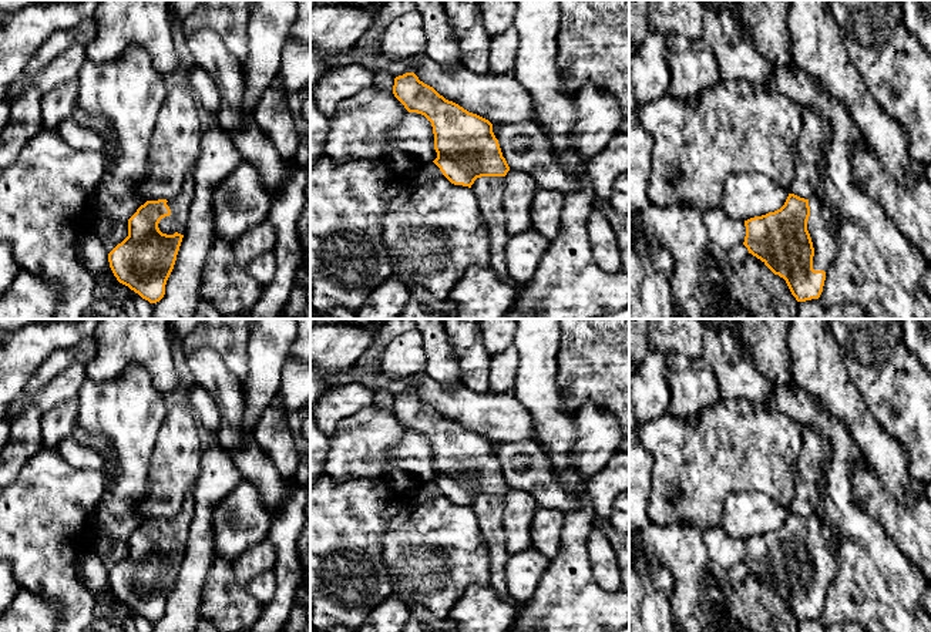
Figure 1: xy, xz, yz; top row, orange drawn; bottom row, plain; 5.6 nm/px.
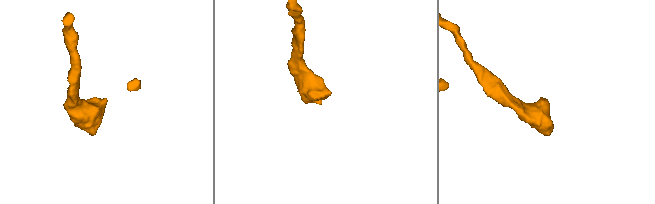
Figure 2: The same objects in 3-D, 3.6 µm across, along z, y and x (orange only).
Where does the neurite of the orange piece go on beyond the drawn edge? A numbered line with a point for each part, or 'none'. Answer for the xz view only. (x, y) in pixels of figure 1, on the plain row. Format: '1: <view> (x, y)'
1: xz (488, 508)

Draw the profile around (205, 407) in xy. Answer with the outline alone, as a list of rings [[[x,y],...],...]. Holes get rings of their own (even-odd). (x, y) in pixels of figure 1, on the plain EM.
[[[196,381],[189,389],[189,407],[208,438],[215,438],[221,427],[221,411],[212,394]]]

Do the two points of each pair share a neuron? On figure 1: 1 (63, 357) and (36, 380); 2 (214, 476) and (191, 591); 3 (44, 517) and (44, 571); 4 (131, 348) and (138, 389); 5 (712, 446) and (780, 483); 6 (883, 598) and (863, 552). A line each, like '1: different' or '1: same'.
1: same
2: same
3: same
4: different
5: same
6: same

